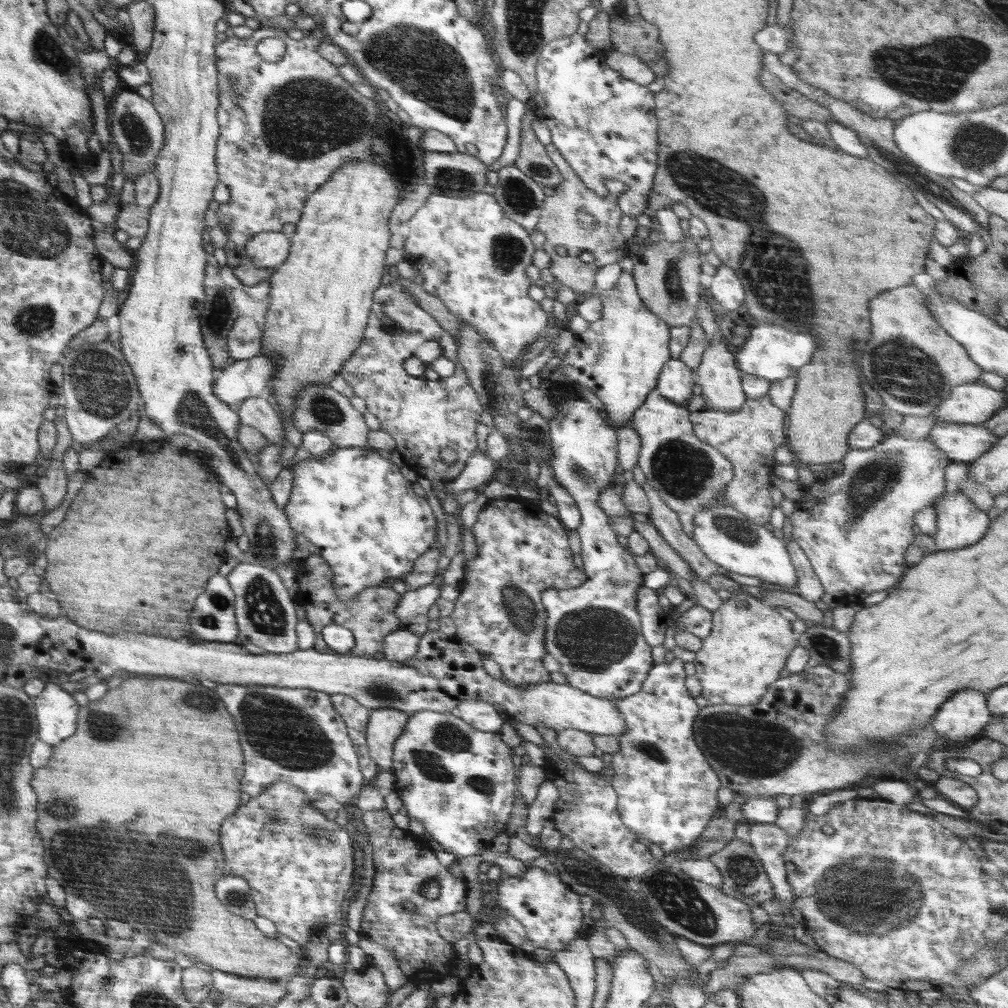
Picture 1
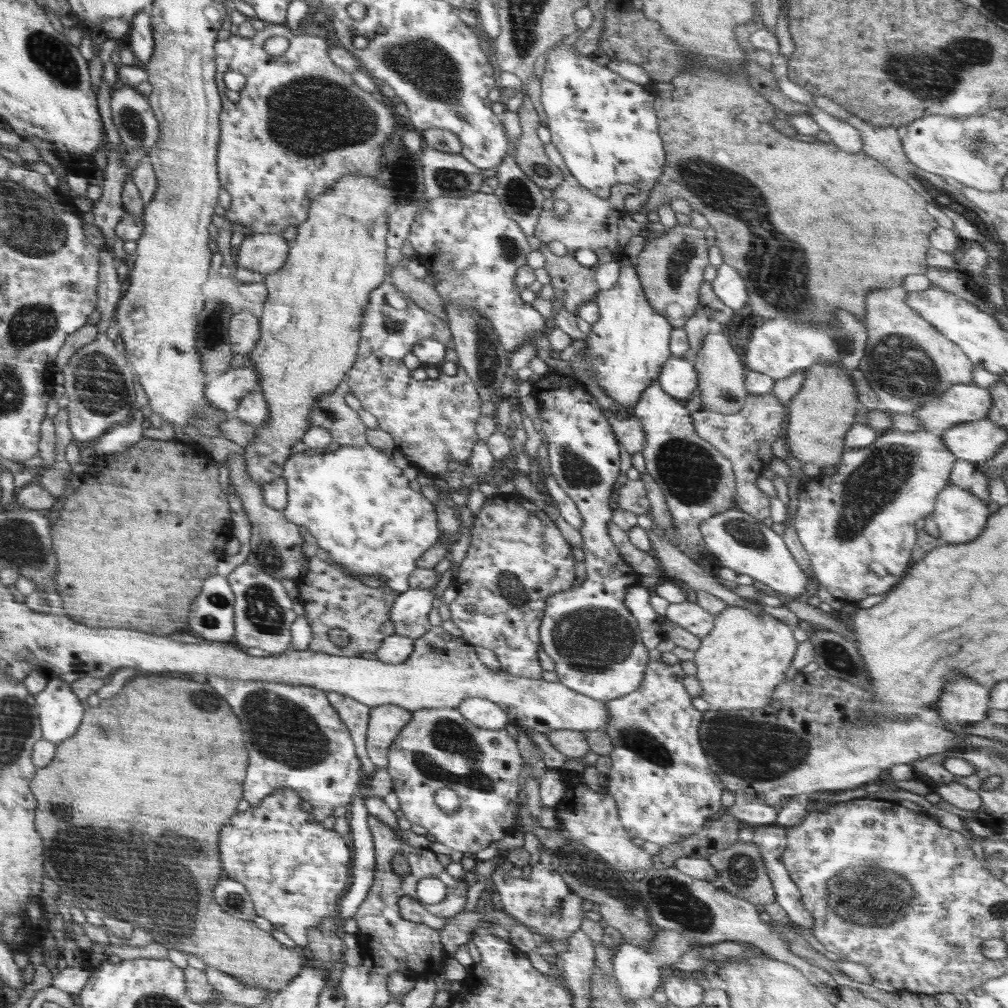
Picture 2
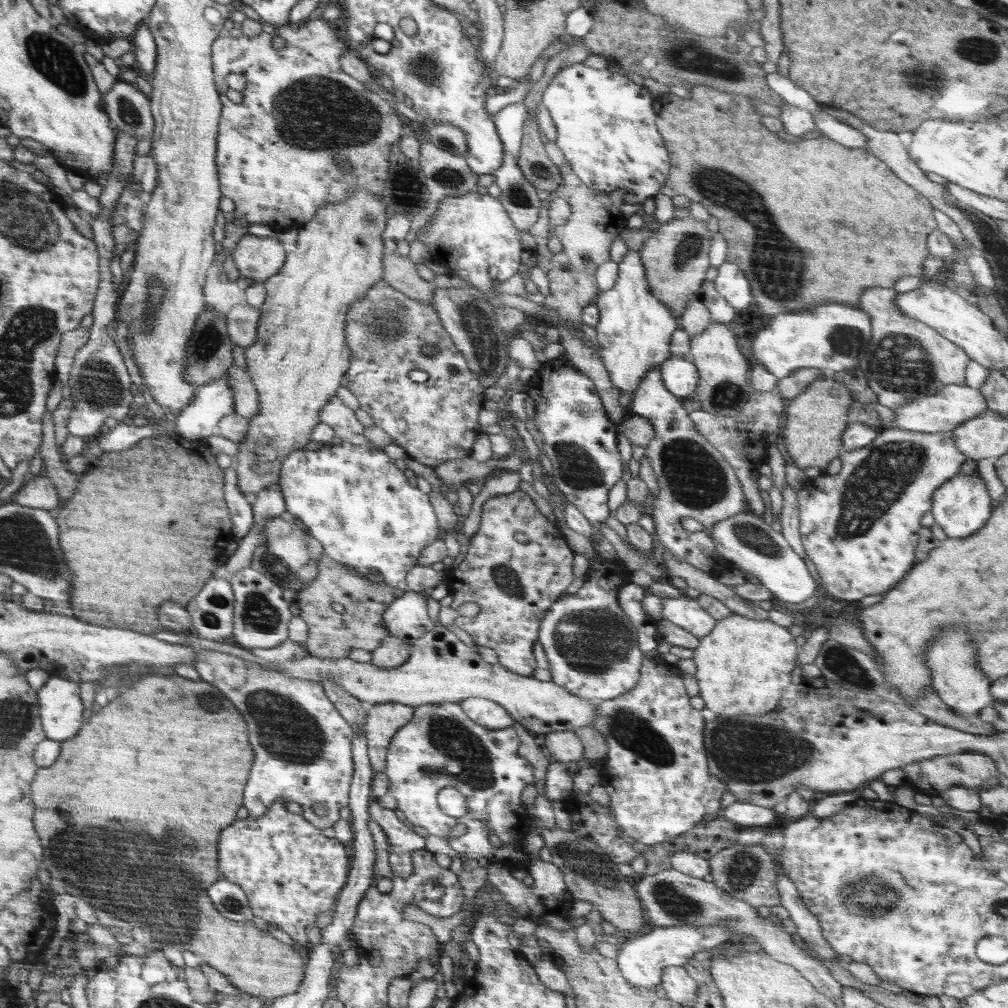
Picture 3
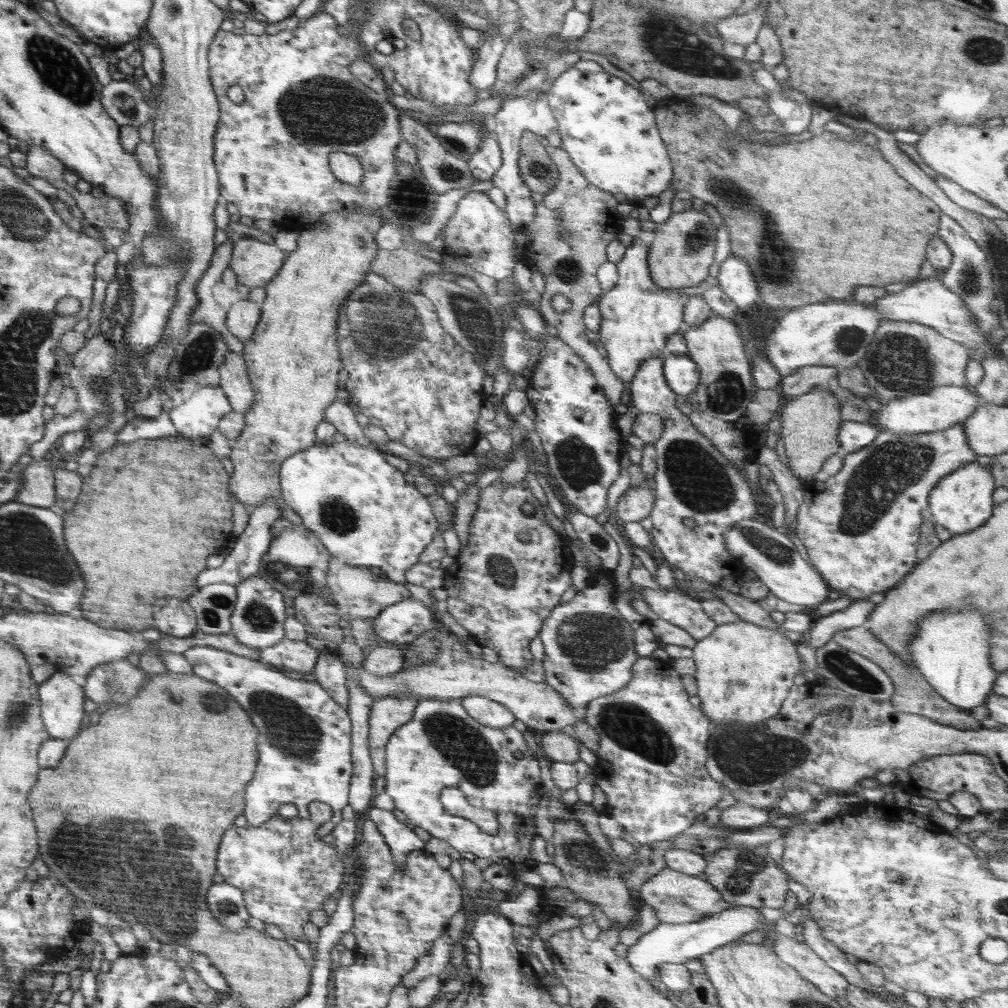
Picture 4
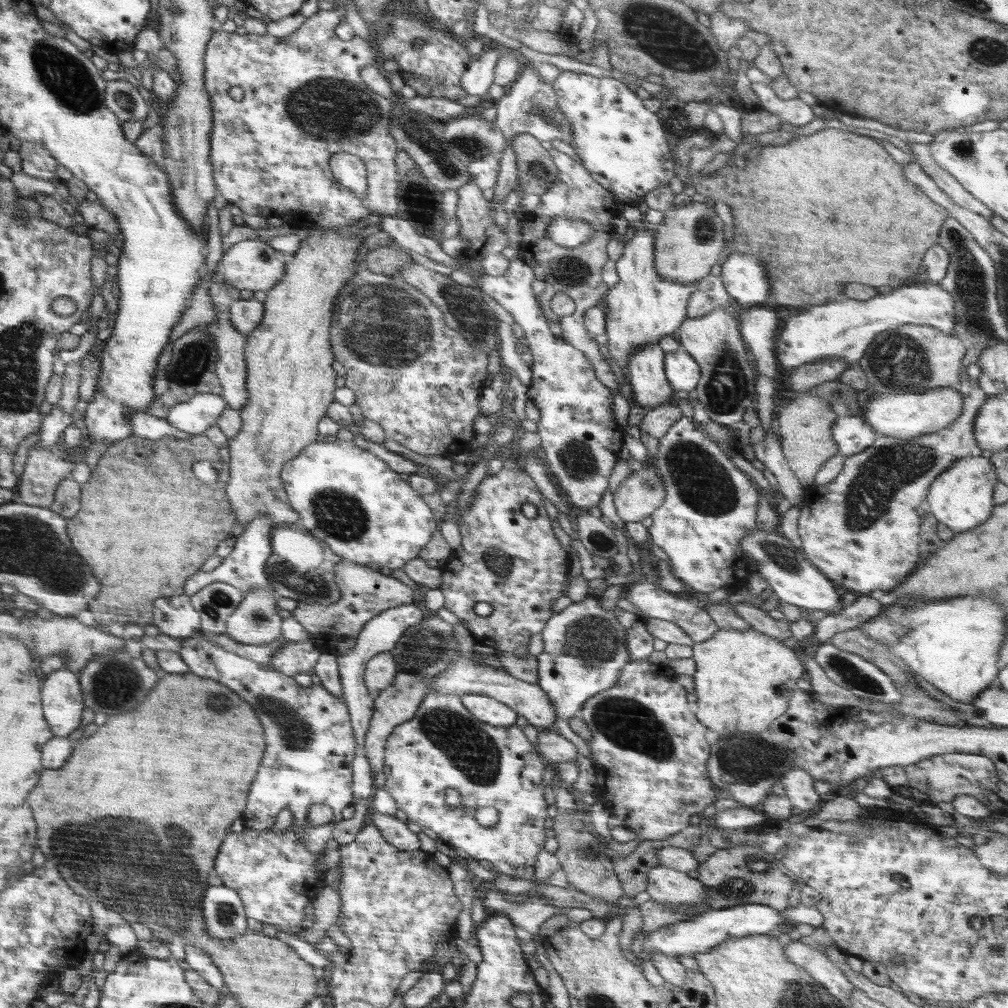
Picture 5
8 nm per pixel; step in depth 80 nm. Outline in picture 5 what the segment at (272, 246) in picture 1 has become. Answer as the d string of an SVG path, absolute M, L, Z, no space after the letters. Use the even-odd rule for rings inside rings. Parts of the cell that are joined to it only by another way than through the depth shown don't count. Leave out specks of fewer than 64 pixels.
M258 239L243 240L243 242L234 244L222 255L222 259L217 263L217 272L219 272L220 278L238 290L264 290L267 292L277 286L279 280L285 276L288 261L289 255L274 250Z

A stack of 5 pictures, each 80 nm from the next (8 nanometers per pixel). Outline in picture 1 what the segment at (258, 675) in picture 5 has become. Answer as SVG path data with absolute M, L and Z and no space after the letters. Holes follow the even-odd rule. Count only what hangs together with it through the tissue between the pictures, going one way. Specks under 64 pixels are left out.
M216 683L215 691L218 692L219 699L224 702L226 708L230 708L230 712L234 712L234 720L238 720L238 728L242 728L242 744L246 744L246 794L250 794L252 798L263 794L266 788L271 786L274 782L290 782L294 786L301 788L309 797L309 800L320 800L323 796L332 796L334 800L344 804L352 802L357 796L358 792L364 783L362 776L358 754L356 754L356 748L354 748L354 742L350 740L347 727L343 718L336 712L336 709L332 706L330 694L326 692L320 692L313 688L288 688L279 686L264 686L259 684L243 685L243 684L224 684Z

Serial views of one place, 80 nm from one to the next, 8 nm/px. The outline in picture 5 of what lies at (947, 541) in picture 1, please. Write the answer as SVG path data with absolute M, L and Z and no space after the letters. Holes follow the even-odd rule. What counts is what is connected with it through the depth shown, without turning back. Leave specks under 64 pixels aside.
M978 456L978 458L956 460L946 472L942 472L942 475L930 484L928 496L925 498L928 511L936 521L948 526L956 534L976 528L992 515L996 506L993 492L998 482L989 459Z

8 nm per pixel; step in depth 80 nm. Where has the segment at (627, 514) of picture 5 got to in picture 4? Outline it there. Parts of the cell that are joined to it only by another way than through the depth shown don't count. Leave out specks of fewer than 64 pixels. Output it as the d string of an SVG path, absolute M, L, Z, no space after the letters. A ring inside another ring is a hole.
M647 480L638 488L629 488L618 500L616 512L618 519L626 522L639 522L649 518L652 507L654 507L654 485Z

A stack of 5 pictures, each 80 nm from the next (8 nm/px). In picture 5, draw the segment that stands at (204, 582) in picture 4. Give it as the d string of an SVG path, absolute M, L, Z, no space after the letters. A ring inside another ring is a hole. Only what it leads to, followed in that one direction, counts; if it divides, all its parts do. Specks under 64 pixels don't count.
M268 515L254 519L244 529L244 532L237 537L232 552L223 559L221 564L209 572L197 572L186 582L186 592L183 594L187 597L193 596L202 588L208 586L208 584L218 581L226 582L226 584L230 584L244 592L254 591L254 589L269 590L268 580L266 580L265 562L272 553L270 530L273 525L274 523L272 523L272 519Z

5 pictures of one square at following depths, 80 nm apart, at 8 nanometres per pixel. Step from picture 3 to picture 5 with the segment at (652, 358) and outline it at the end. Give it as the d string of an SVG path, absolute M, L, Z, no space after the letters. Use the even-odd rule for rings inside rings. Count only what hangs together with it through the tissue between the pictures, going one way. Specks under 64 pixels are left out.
M647 224L643 230L635 230L634 237L625 243L624 254L615 262L618 284L609 288L605 294L609 354L626 374L629 356L635 350L648 343L657 343L668 334L676 334L678 327L687 318L687 304L693 292L706 292L716 306L730 307L729 294L720 277L708 275L686 284L663 279L655 267L654 242L654 225Z

